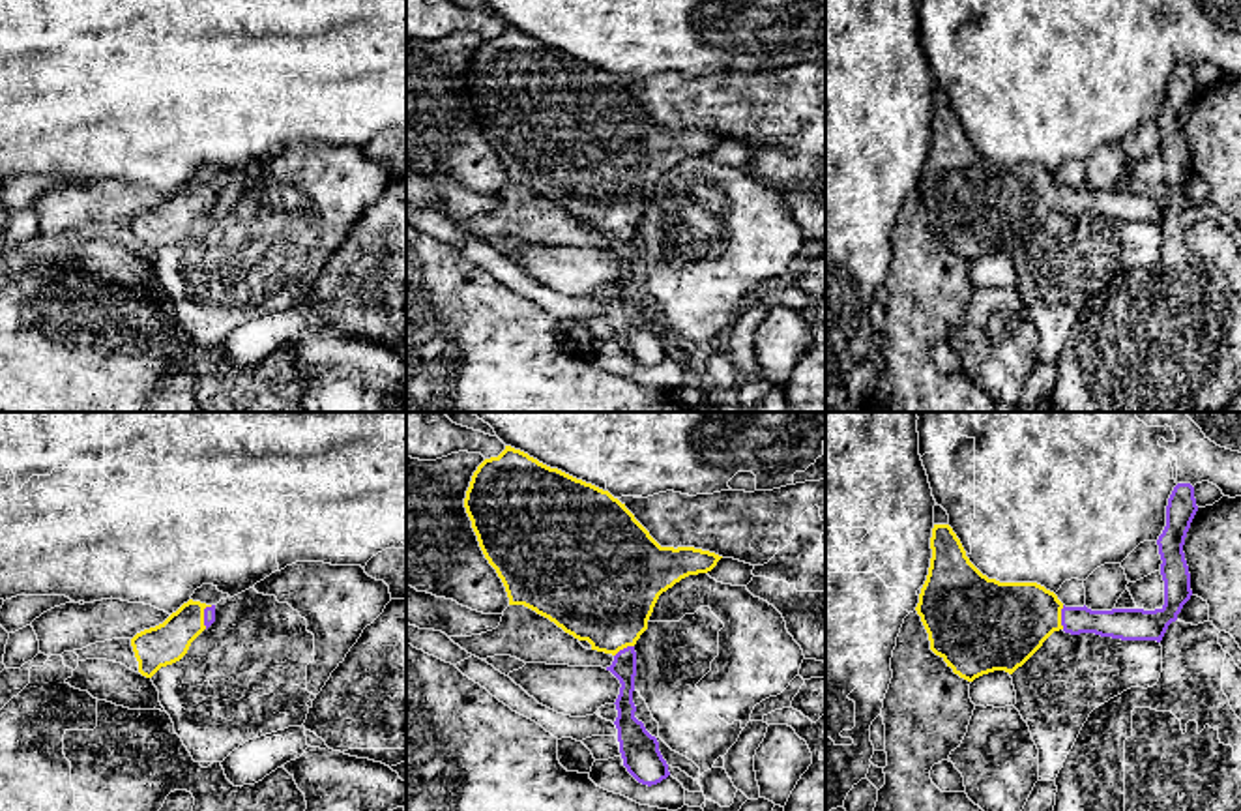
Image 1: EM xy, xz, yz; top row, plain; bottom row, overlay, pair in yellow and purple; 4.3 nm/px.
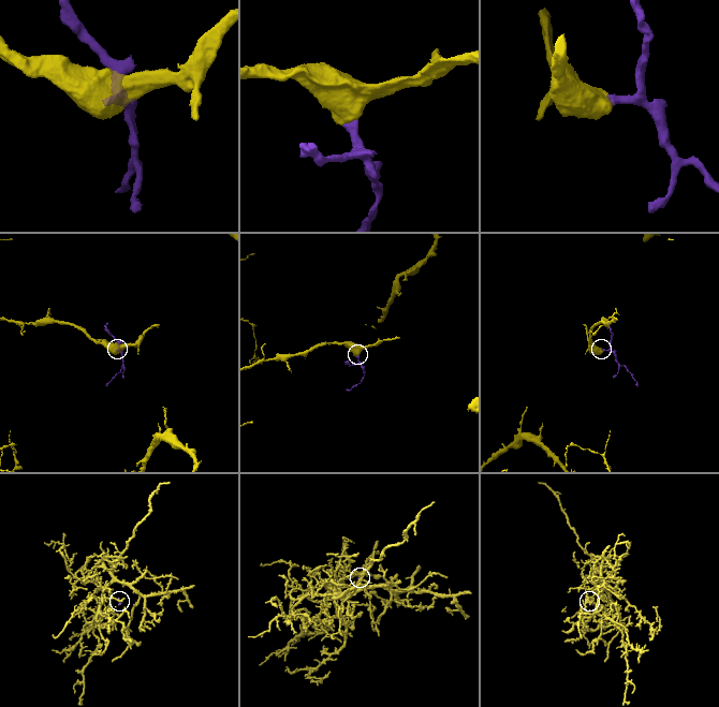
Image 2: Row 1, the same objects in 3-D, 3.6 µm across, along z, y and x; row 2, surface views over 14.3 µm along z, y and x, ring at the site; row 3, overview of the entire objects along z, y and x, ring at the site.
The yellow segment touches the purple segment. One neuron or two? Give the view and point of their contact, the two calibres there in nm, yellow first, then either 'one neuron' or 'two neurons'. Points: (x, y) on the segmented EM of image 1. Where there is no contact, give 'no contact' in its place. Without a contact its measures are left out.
meets yellow in xy at (203, 615); 180 nm thick on the yellow side, 50 nm on the other; one neuron

